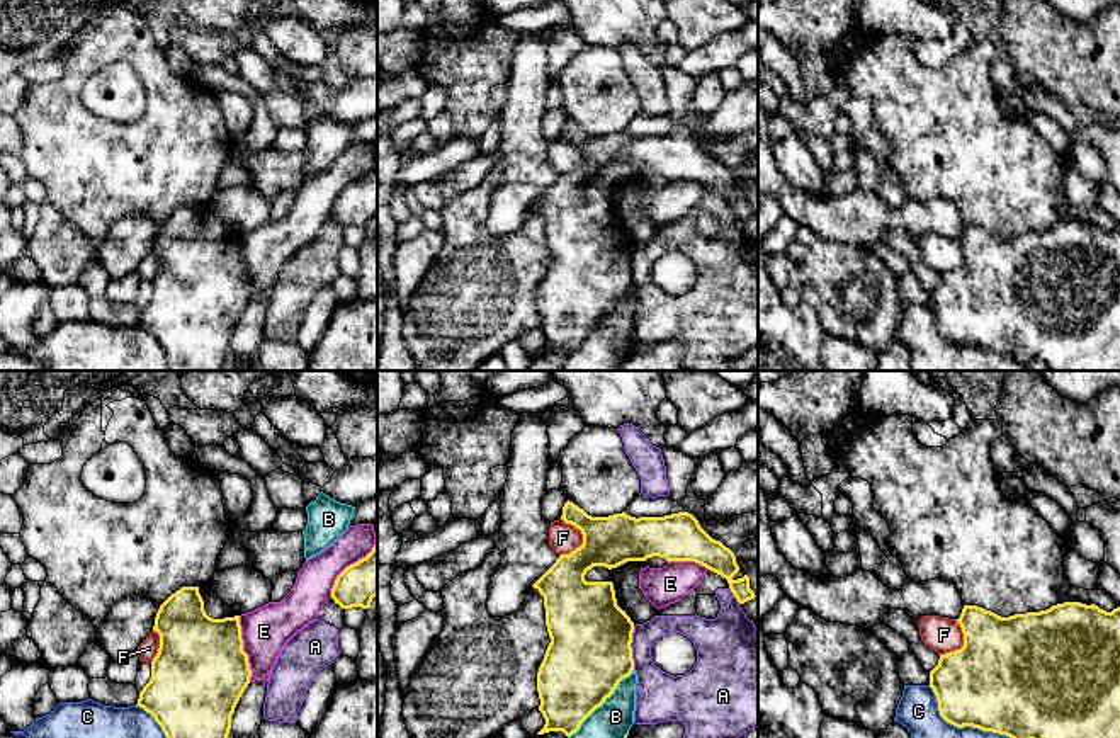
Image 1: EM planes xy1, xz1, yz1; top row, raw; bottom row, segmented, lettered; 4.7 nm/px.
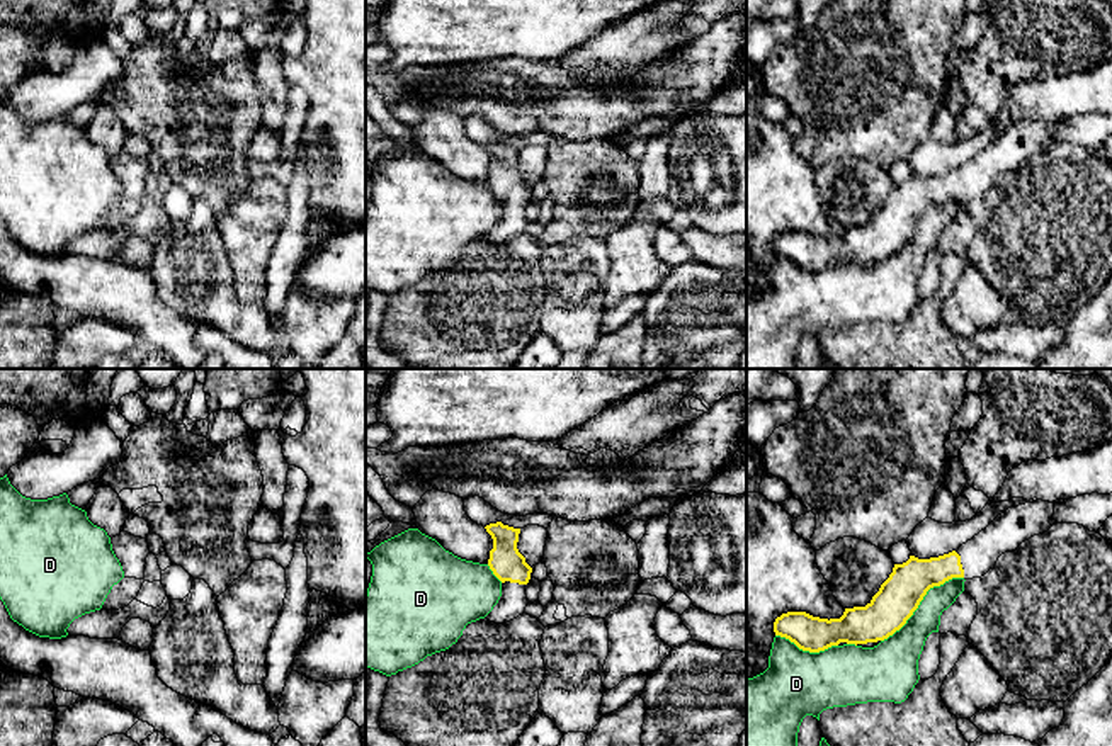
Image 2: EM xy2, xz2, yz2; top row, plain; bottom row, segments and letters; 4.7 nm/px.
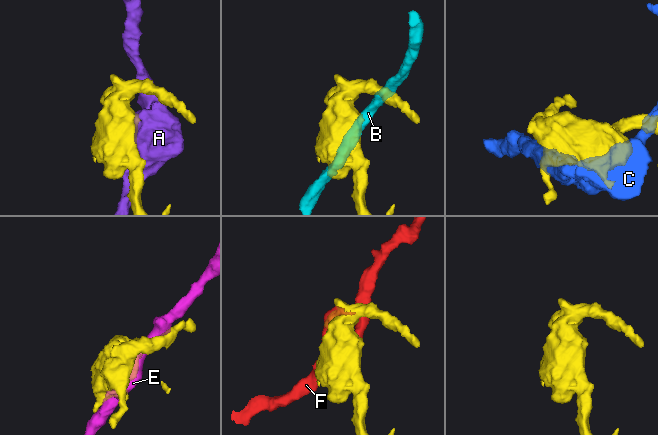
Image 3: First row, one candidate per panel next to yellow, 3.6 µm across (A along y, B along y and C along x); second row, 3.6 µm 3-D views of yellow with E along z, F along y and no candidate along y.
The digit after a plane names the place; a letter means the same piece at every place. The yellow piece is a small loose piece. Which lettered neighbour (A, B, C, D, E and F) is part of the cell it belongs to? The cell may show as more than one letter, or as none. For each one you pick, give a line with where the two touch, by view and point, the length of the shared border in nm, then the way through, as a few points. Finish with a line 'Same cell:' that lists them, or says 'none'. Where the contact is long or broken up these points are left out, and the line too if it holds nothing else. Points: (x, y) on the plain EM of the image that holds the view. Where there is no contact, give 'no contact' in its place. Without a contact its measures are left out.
Same cell: none

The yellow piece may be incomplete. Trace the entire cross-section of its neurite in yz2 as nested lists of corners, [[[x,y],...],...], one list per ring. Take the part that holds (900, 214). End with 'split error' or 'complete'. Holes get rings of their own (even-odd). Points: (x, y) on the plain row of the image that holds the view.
[[[1042,119],[1012,126],[957,170],[930,178],[910,175],[906,182],[894,184],[865,226],[845,228],[840,238],[830,240],[806,231],[787,231],[775,238],[774,251],[809,272],[840,262],[857,265],[884,260],[906,243],[930,207],[952,197],[984,195],[1001,173],[1047,151],[1052,134],[1054,122]]]; split error

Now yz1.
[[[1064,221],[1040,231],[1001,236],[964,224],[957,241],[964,265],[940,274],[930,291],[930,306],[947,342],[1006,354],[1023,367],[1033,359],[1049,371],[1120,371],[1120,226],[1106,231],[1095,223]]]; complete

